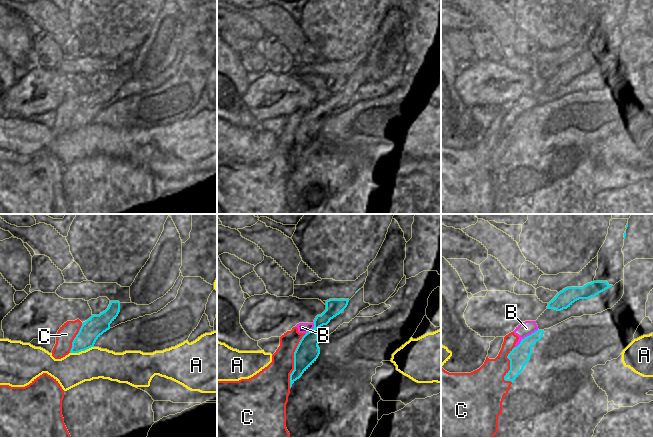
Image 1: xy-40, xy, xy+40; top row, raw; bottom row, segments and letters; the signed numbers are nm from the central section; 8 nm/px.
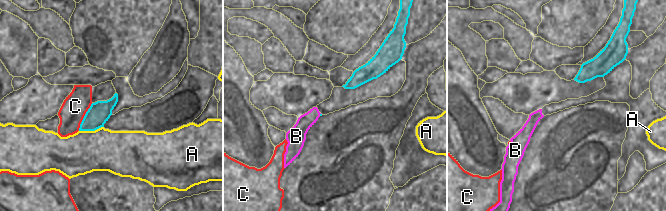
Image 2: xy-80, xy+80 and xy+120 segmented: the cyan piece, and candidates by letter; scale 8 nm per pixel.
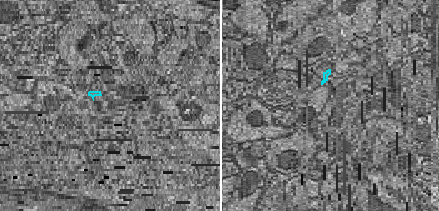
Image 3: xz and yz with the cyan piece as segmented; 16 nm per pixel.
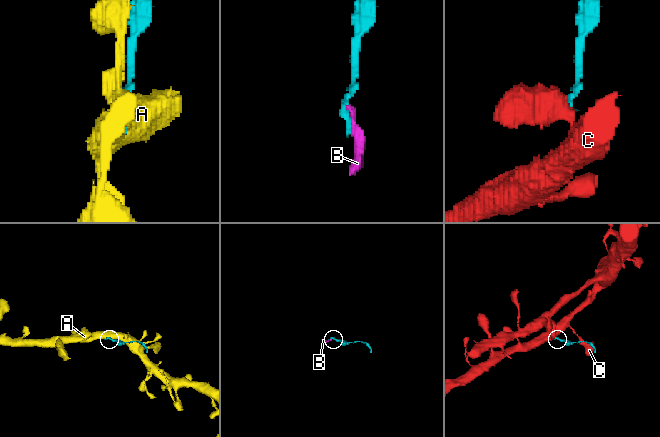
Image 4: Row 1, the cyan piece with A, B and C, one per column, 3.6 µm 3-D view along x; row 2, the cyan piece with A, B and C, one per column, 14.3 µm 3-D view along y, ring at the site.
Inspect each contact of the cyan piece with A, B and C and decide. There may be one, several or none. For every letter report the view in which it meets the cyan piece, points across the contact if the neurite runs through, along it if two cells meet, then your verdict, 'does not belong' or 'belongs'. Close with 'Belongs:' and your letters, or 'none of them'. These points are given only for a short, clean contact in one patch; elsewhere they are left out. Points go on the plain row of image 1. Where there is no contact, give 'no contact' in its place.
A: xy-40 | along xy-40 (93, 122), (70, 129) | does not belong
B: xy+40 | belongs
C: xy | does not belong
Belongs: B

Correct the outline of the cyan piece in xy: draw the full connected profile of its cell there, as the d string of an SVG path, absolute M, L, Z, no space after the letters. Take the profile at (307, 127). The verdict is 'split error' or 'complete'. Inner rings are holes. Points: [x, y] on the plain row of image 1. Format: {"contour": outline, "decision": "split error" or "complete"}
{"contour": "M329 75L326 86L317 91L313 99L299 99L295 103L305 111L300 116L294 128L294 146L290 150L290 164L302 150L316 137L320 130L318 110L316 106L327 101L331 95L339 91L347 83L349 75Z", "decision": "split error"}

